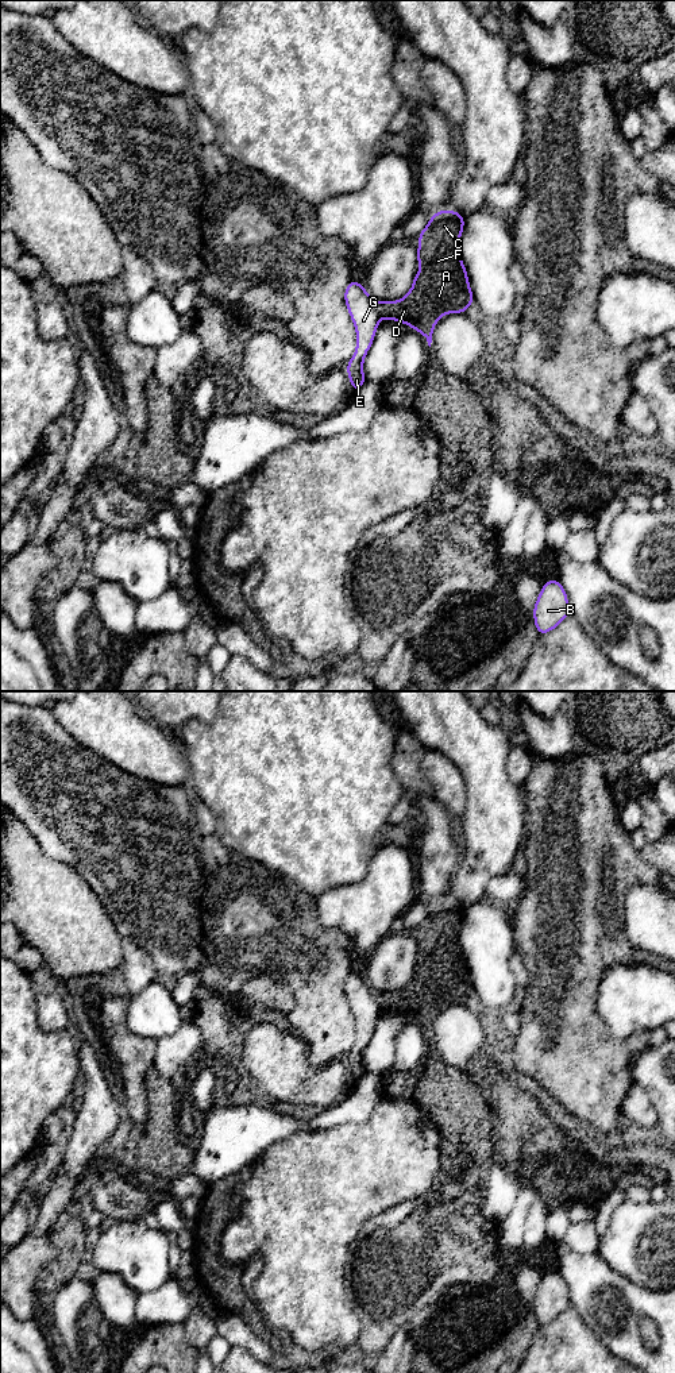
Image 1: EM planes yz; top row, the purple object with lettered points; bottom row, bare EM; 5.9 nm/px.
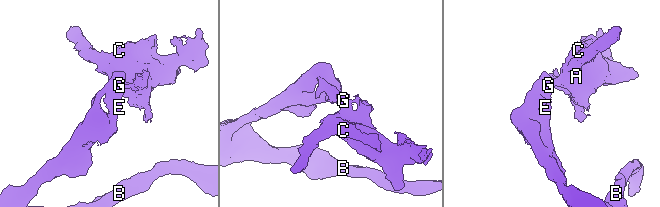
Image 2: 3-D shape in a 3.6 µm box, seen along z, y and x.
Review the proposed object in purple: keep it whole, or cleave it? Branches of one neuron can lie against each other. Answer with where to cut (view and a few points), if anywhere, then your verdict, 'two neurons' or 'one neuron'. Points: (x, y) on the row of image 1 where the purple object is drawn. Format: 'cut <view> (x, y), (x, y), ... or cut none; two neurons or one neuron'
cut yz (373, 301), (380, 319); two neurons

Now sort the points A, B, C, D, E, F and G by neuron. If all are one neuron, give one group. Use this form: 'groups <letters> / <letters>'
groups A C D F / B E G

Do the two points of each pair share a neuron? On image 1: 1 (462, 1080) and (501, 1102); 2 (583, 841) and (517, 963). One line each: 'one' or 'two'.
1: two
2: two

